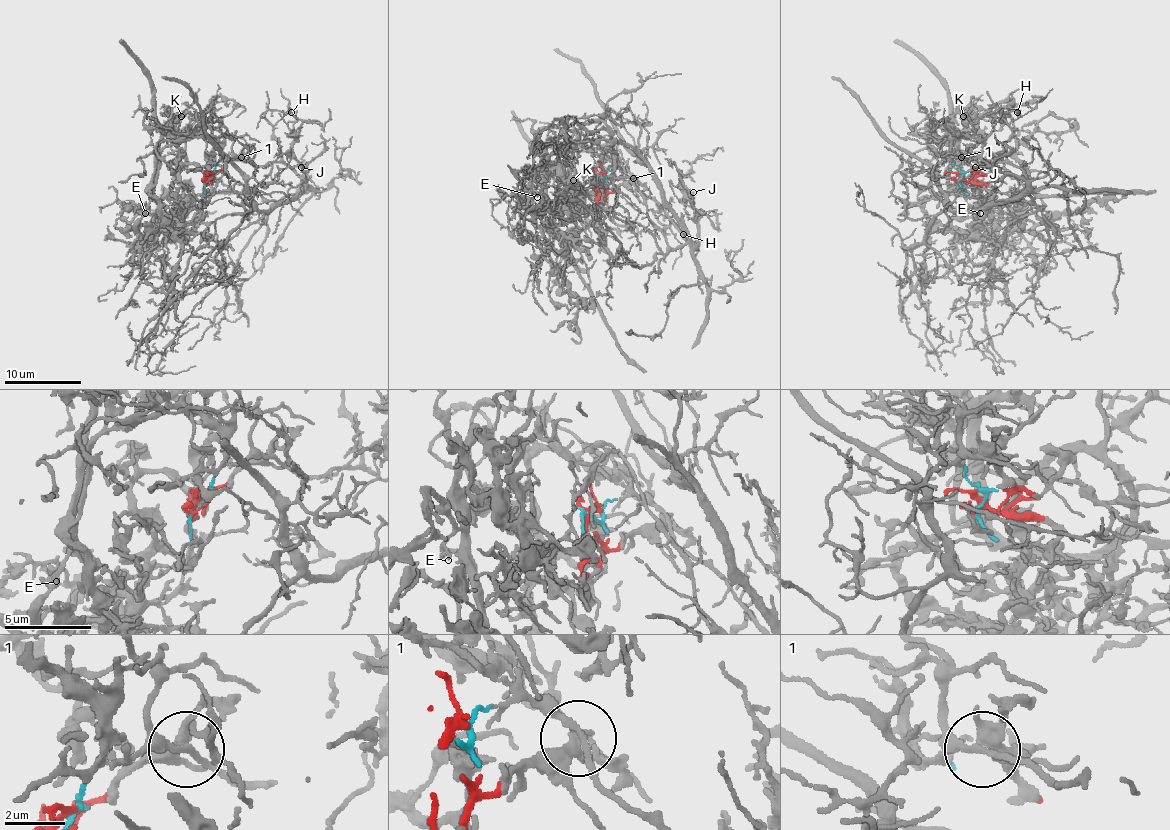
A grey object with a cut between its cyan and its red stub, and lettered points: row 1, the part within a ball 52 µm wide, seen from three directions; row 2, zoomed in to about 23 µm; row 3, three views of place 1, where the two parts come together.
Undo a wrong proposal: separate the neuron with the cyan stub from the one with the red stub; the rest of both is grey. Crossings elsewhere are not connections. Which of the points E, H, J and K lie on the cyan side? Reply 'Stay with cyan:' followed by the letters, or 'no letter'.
Stay with cyan: H, J

